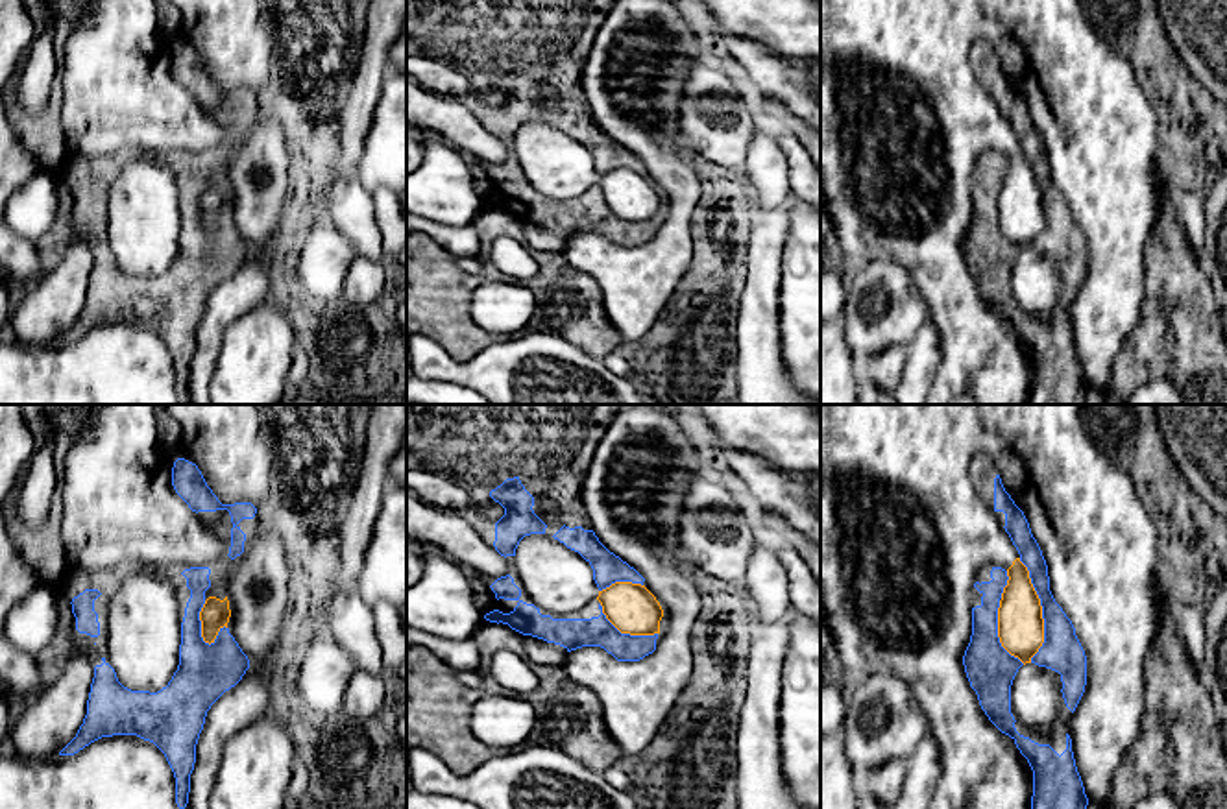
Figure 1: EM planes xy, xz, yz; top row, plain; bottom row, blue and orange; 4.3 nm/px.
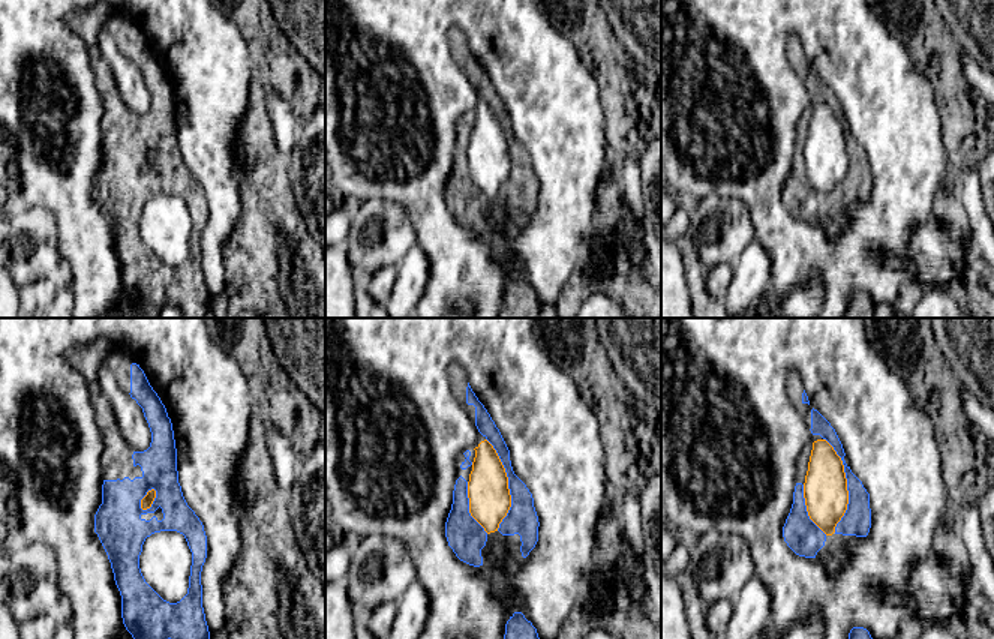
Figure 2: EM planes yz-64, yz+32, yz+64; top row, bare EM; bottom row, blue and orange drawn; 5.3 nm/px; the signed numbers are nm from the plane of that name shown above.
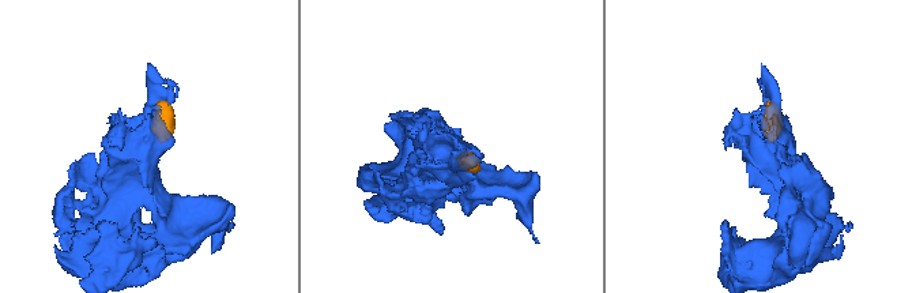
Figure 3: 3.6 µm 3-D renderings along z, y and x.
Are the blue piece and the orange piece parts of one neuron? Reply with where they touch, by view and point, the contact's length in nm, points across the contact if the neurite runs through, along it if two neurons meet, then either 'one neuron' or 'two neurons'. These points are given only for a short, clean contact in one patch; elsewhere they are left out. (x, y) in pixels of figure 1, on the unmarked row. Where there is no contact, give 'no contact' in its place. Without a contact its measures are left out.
yz (1043, 196) | 460 nm | two neurons

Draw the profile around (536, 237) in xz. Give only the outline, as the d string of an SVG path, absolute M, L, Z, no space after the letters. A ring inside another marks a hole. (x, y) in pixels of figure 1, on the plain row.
M523 222L525 229L525 244L530 248L530 251L540 253L564 253L567 246L567 235L547 229L543 225Z

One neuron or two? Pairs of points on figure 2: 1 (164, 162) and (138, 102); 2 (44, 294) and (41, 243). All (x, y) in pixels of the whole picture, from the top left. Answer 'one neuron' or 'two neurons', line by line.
1: two neurons
2: one neuron

